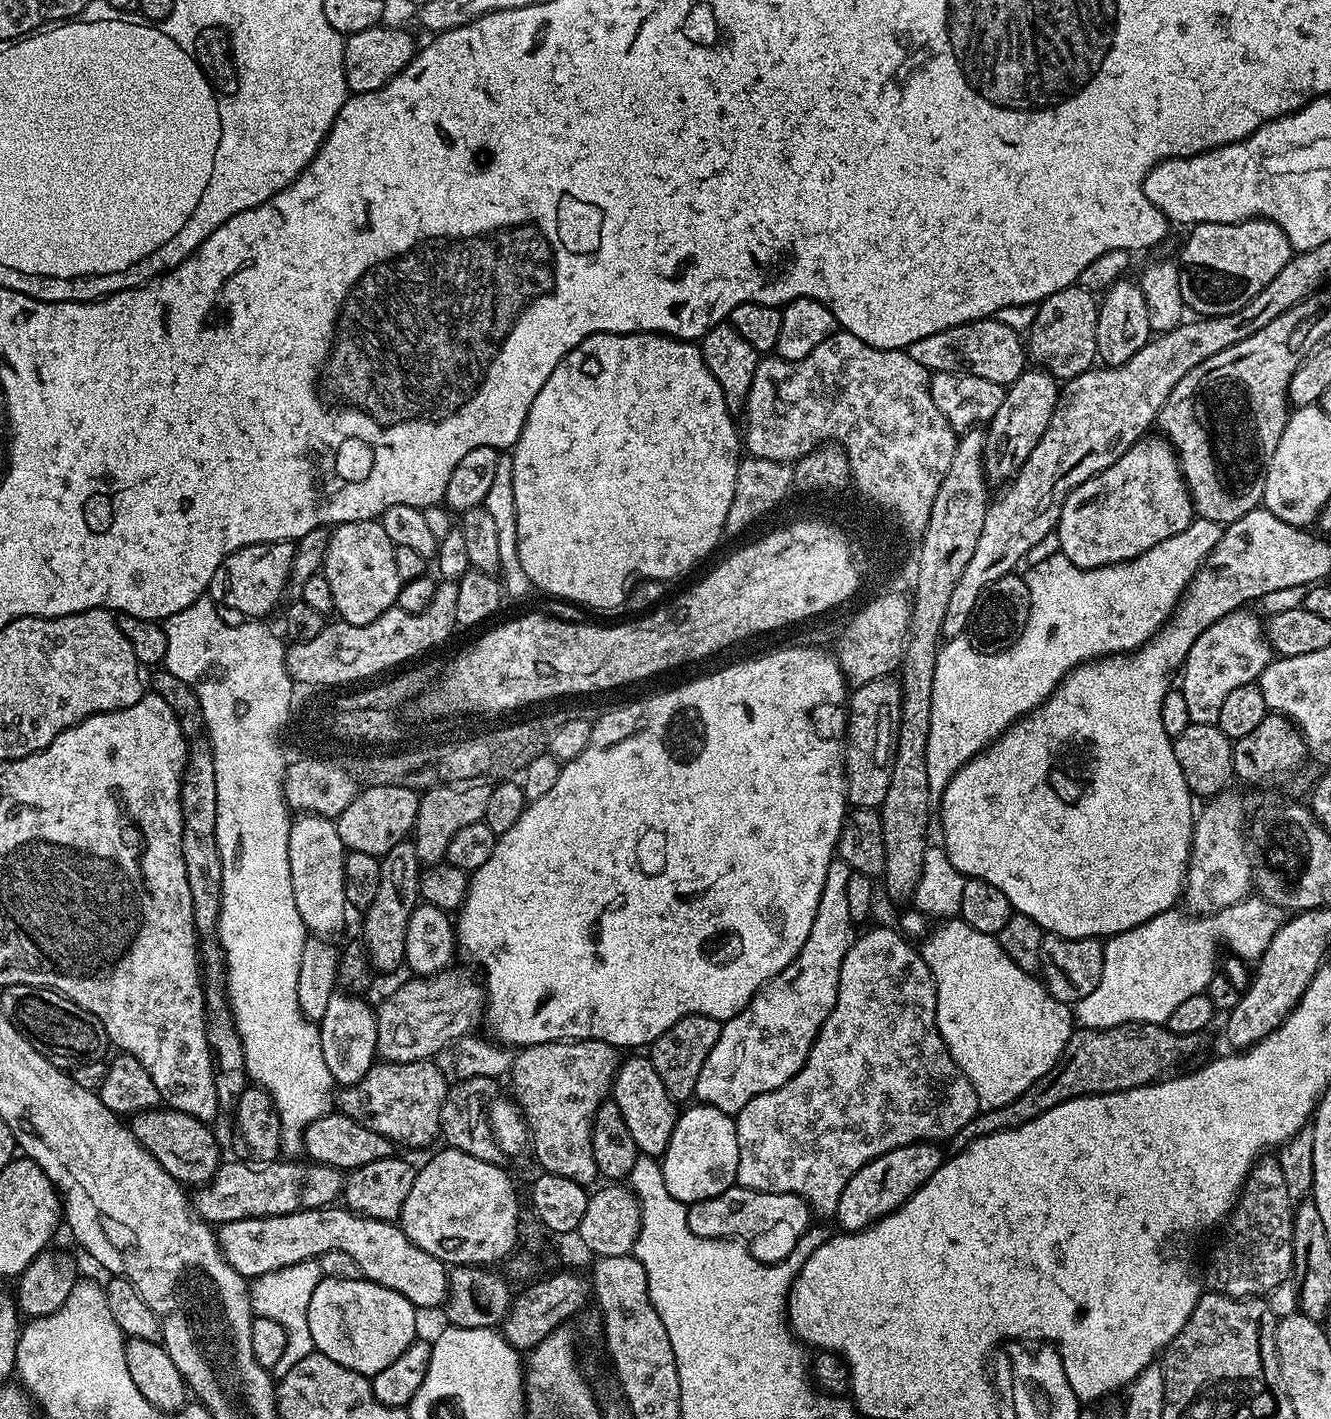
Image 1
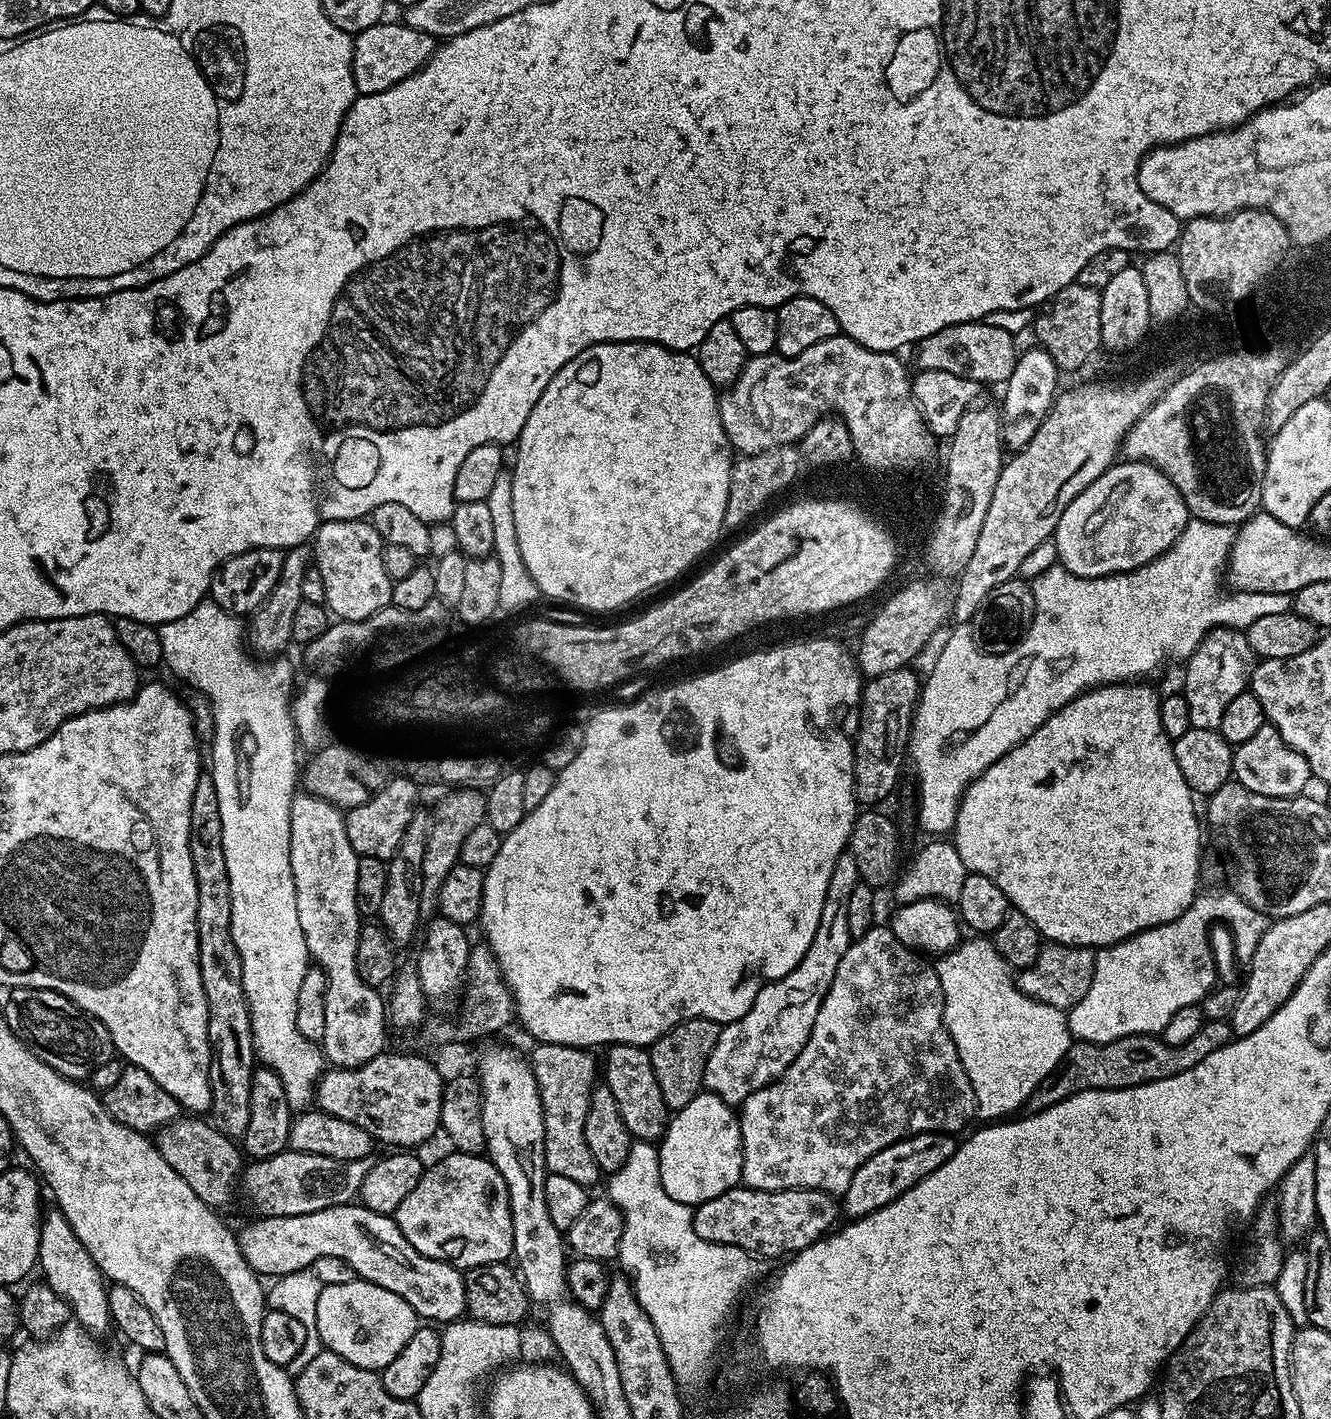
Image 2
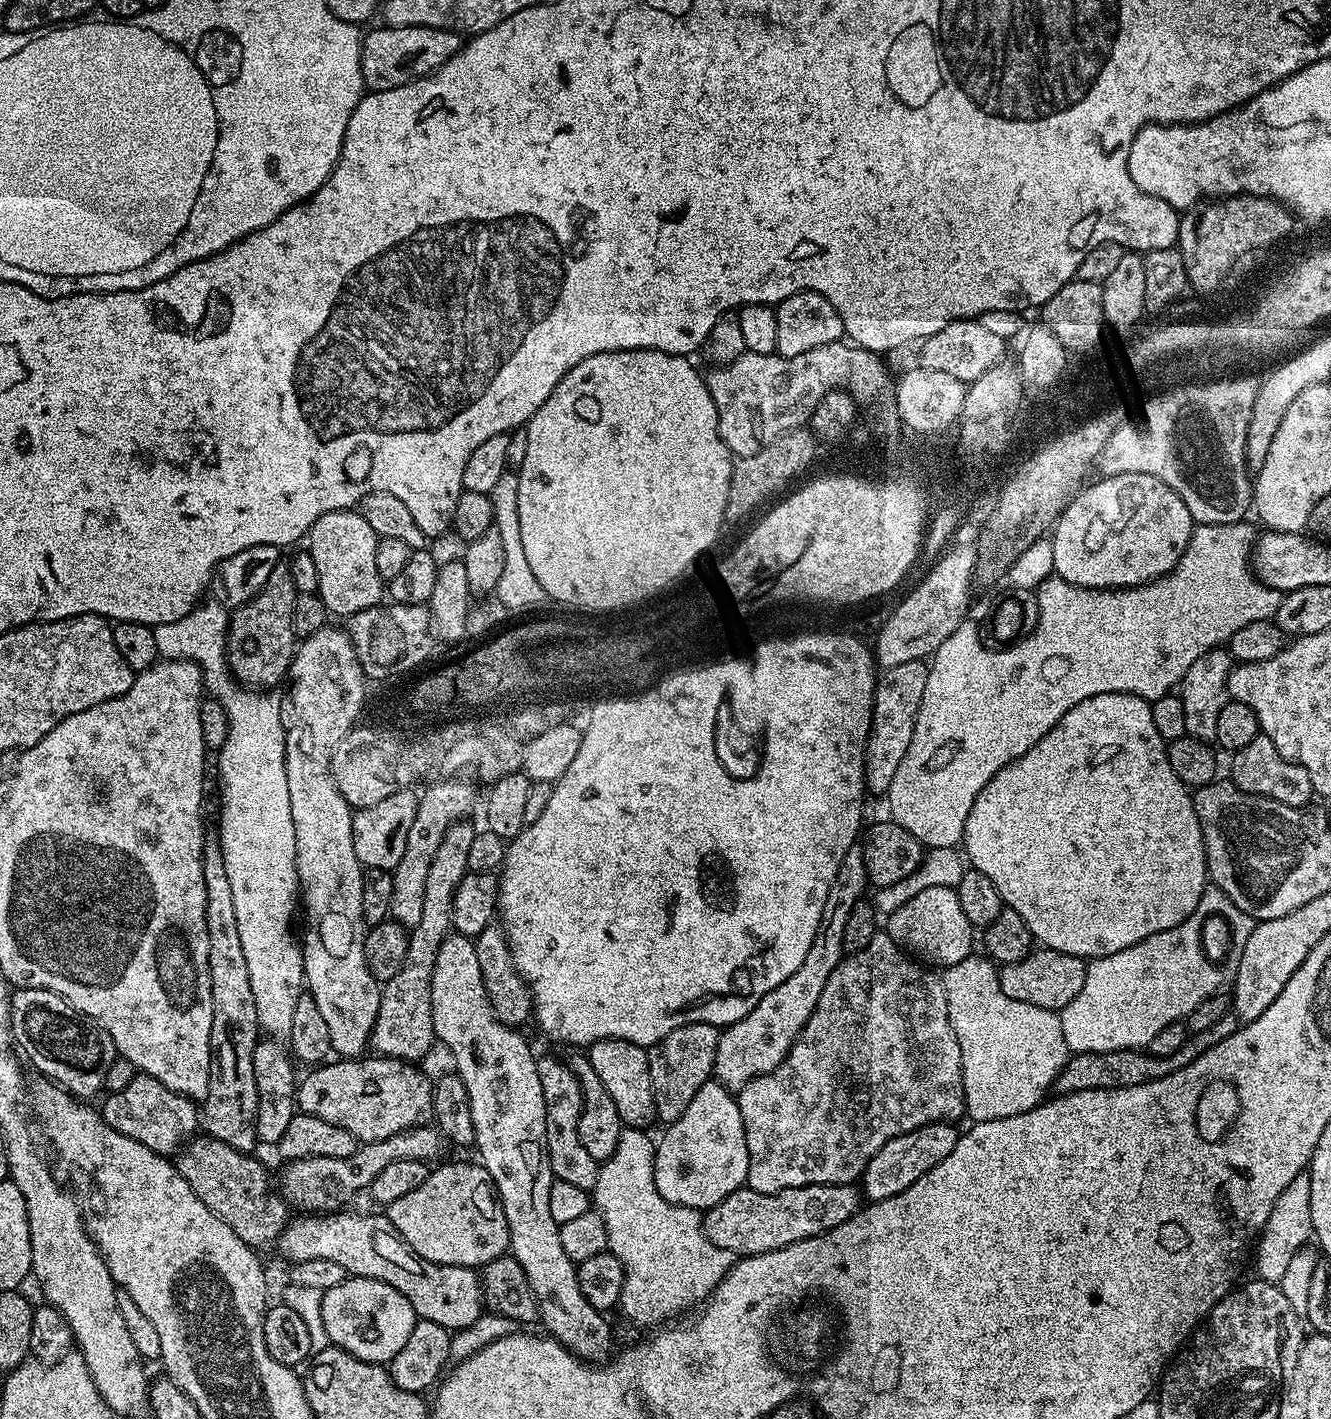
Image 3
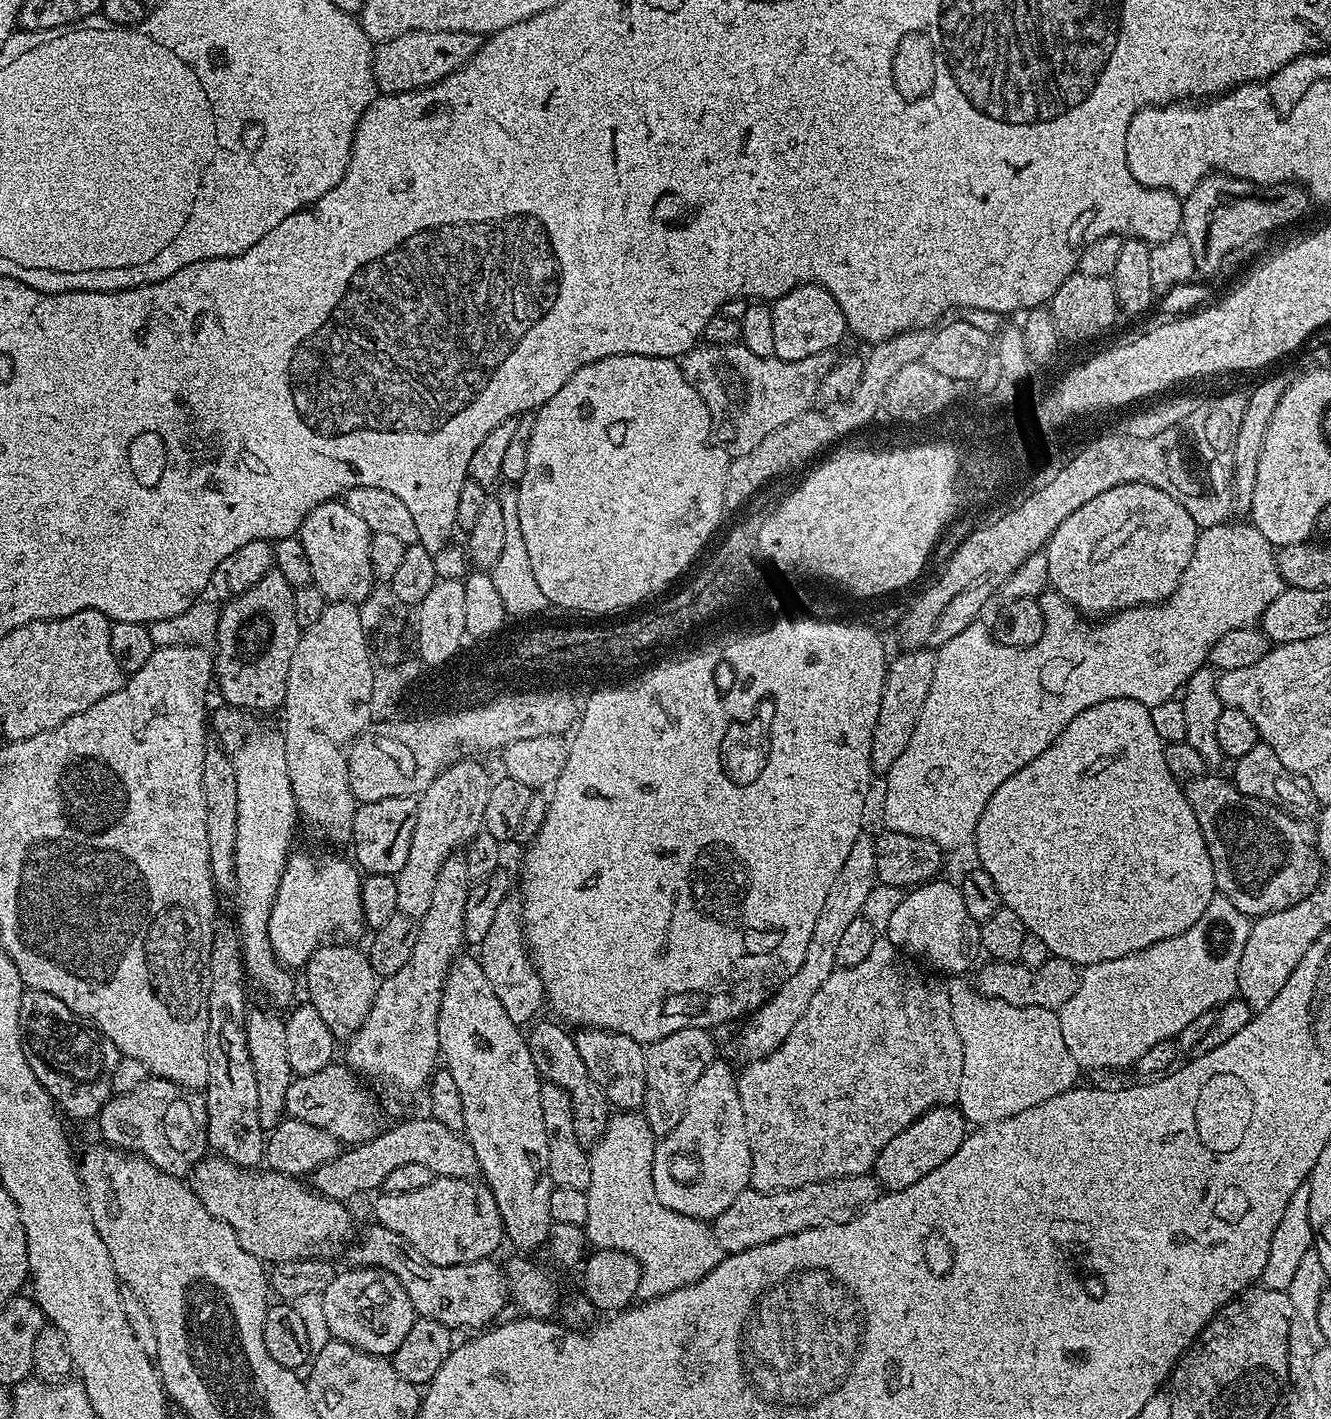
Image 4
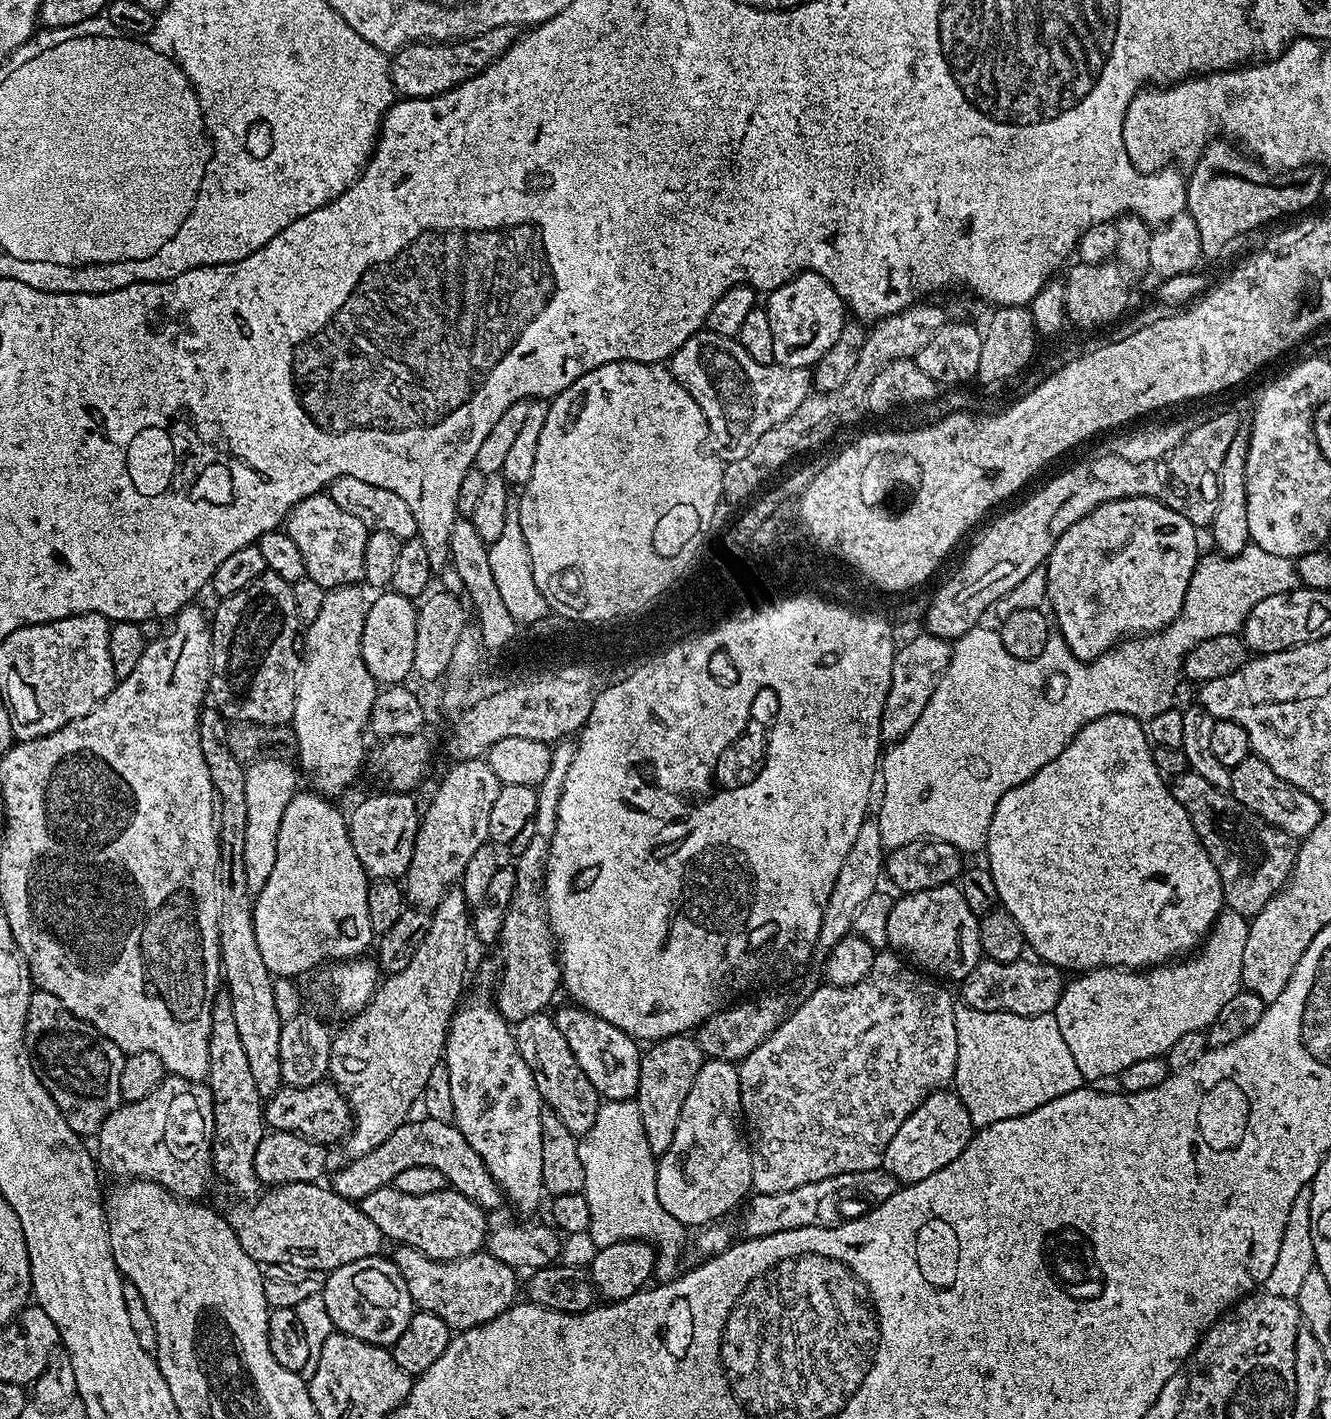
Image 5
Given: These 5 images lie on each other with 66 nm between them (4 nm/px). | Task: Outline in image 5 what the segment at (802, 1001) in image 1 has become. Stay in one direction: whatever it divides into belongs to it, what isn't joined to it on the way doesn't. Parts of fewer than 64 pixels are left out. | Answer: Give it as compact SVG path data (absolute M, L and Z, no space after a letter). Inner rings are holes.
M869 818L862 822L858 835L854 838L850 850L846 853L846 859L842 862L842 870L838 870L838 879L834 881L834 890L830 890L830 902L826 902L826 914L822 916L822 930L820 937L816 943L815 955L823 958L830 954L830 950L834 946L838 946L838 942L842 942L842 938L849 935L853 931L855 918L858 912L865 905L870 894L874 894L881 887L880 882L886 872L886 849L882 842L882 834L878 834L878 822L874 818Z

